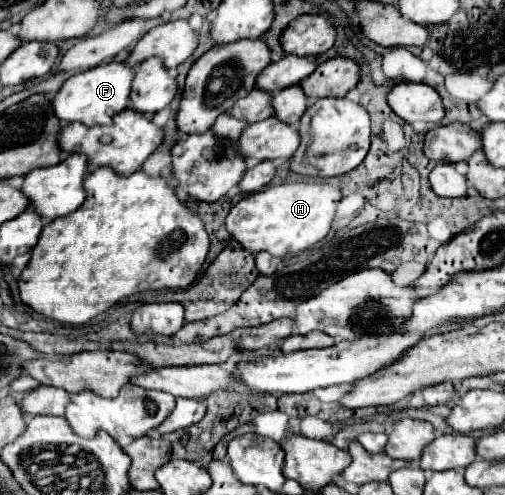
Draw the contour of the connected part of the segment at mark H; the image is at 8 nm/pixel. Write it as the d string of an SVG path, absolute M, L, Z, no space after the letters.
M282 182L278 186L268 186L260 192L246 194L236 206L232 206L226 218L226 228L230 236L248 252L258 254L266 250L272 256L282 258L314 246L330 232L340 198L340 186L330 182Z

